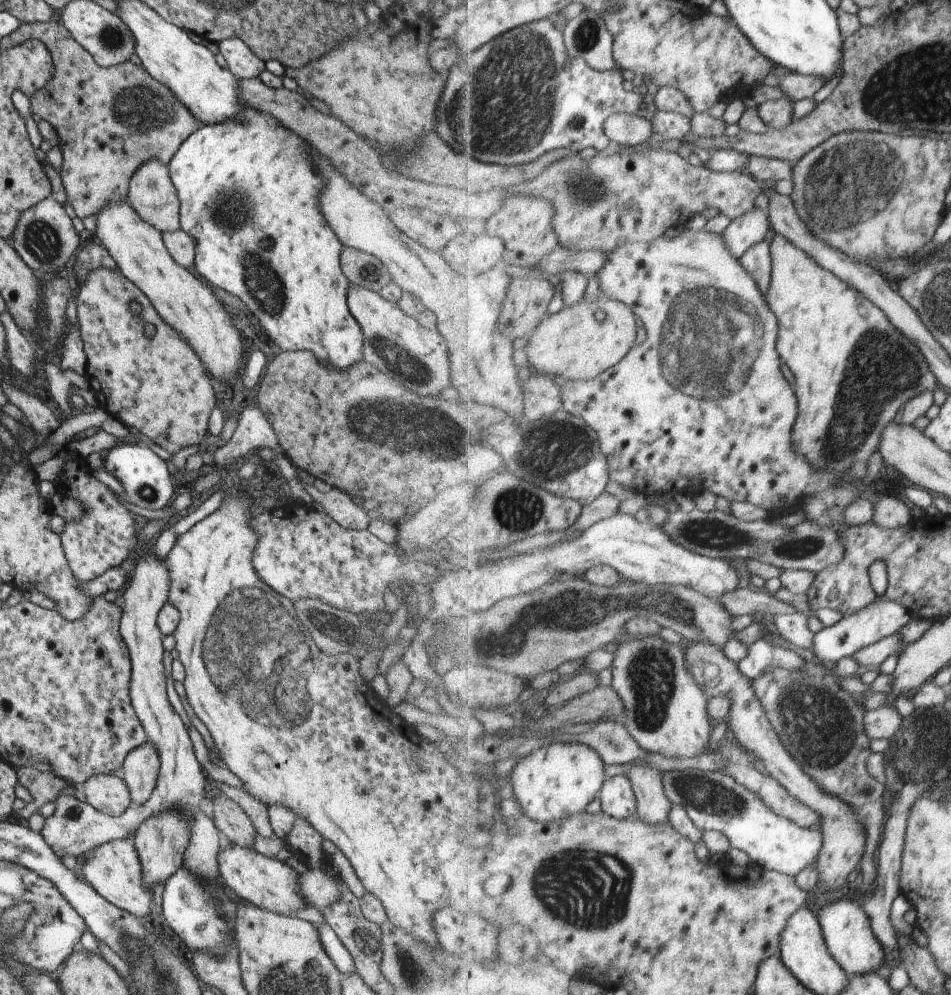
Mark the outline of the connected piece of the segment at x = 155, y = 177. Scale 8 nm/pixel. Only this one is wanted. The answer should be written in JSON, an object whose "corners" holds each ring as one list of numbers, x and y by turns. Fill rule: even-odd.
{"corners":[[155,159,145,161,133,173,128,182,126,201,129,203,129,206,143,222,157,229,160,233,177,231,180,228,178,223,179,202,177,198,176,188,170,181,167,167]]}

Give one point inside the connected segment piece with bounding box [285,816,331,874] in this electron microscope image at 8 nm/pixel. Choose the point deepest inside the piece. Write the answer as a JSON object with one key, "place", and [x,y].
{"place":[304,841]}

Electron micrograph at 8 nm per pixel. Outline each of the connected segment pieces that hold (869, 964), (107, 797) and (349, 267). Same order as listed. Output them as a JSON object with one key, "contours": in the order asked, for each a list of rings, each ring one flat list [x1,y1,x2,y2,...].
{"contours":[[[845,896,844,899,831,901,818,912,818,917,830,953,838,959,848,975,884,973,886,952,874,934,869,914,863,910,859,901,846,899]],[[118,774,89,776,80,787,85,803,98,812,119,816,131,805,127,786]],[[343,247,339,264,345,279,354,286,379,293,390,282,385,266,372,254]]]}

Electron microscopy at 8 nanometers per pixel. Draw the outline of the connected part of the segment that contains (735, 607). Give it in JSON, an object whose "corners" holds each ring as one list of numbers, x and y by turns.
{"corners":[[746,587,744,589,735,590,735,592,727,592,723,594,721,598,717,598,717,601,733,616,738,615,753,615,755,612,762,612,762,614,794,614,797,610,791,605,777,601,772,594,766,591,756,590,751,587]]}

